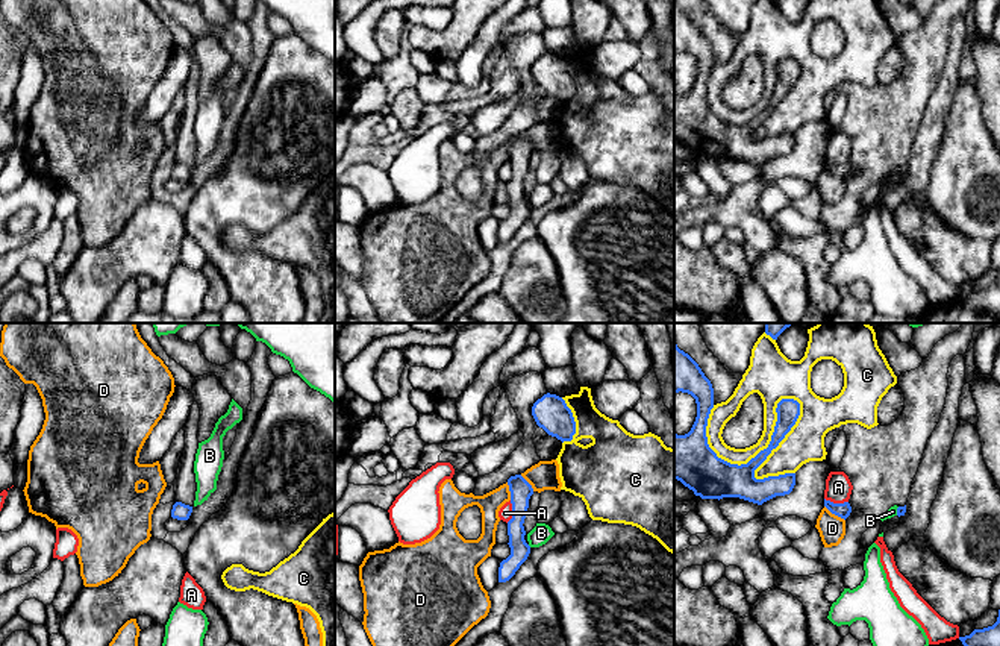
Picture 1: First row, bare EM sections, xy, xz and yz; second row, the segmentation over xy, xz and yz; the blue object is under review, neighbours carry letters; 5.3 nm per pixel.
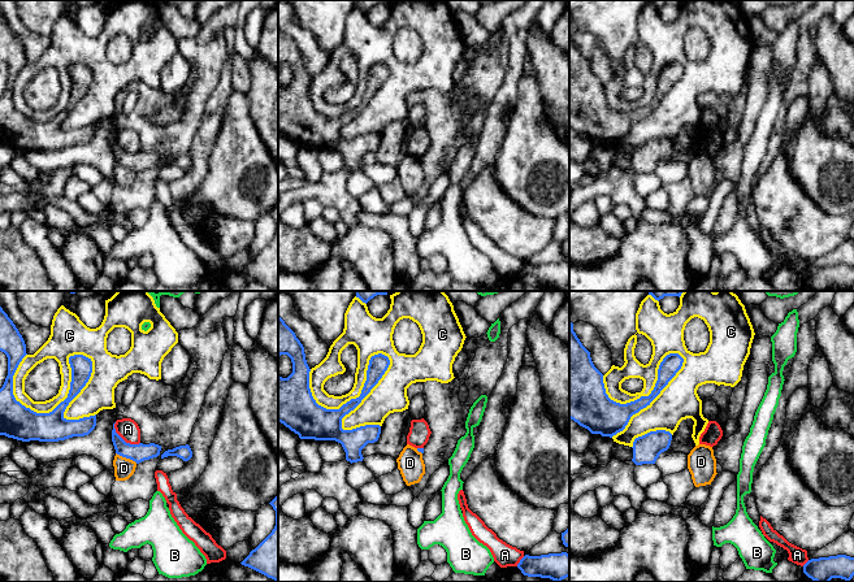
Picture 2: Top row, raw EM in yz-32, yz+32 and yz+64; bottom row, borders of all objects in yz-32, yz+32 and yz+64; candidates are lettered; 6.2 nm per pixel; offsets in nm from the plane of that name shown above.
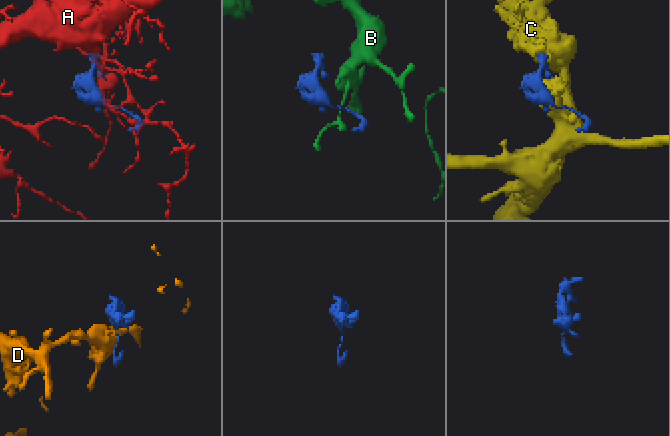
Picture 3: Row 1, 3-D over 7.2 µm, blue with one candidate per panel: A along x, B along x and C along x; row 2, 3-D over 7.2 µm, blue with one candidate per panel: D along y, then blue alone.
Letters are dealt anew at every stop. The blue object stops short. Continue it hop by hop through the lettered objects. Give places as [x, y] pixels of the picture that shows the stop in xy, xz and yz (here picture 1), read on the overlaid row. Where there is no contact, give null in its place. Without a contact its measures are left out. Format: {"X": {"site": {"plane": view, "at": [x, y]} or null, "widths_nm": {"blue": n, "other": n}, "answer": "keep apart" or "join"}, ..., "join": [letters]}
{"A": {"site": {"plane": "yz", "at": [837, 504]}, "widths_nm": {"blue": 80, "other": 140}, "answer": "keep apart"}, "B": {"site": {"plane": "yz", "at": [897, 511]}, "widths_nm": {"blue": 50, "other": 50}, "answer": "keep apart"}, "C": {"site": {"plane": "yz", "at": [776, 408]}, "widths_nm": {"blue": 130, "other": 240}, "answer": "keep apart"}, "D": {"site": {"plane": "yz", "at": [835, 514]}, "widths_nm": {"blue": 80, "other": 140}, "answer": "keep apart"}, "join": []}

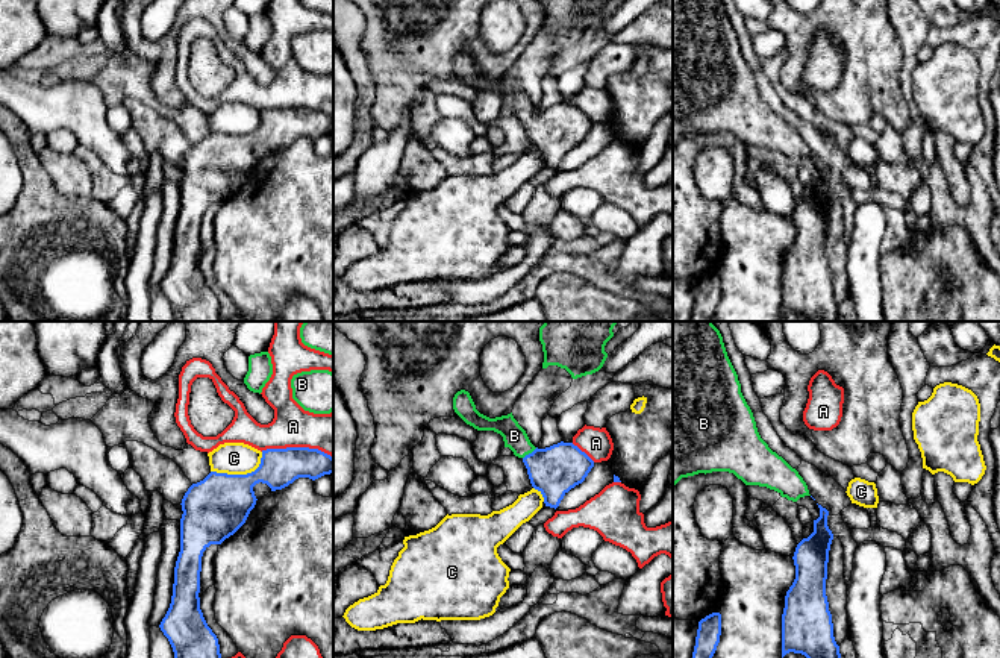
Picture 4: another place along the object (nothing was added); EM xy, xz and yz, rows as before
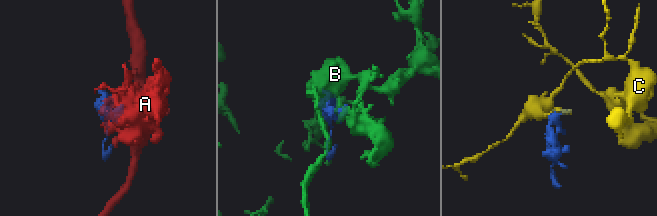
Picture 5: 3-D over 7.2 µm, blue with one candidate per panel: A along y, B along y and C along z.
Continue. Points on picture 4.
{"A": {"site": {"plane": "xy", "at": [297, 448]}, "widths_nm": {"blue": 200, "other": 220}, "answer": "keep apart"}, "B": {"site": {"plane": "xz", "at": [529, 454]}, "widths_nm": {"blue": 260, "other": 120}, "answer": "join"}, "C": {"site": {"plane": "xy", "at": [241, 475]}, "widths_nm": {"blue": 320, "other": 180}, "answer": "keep apart"}, "join": ["B"]}

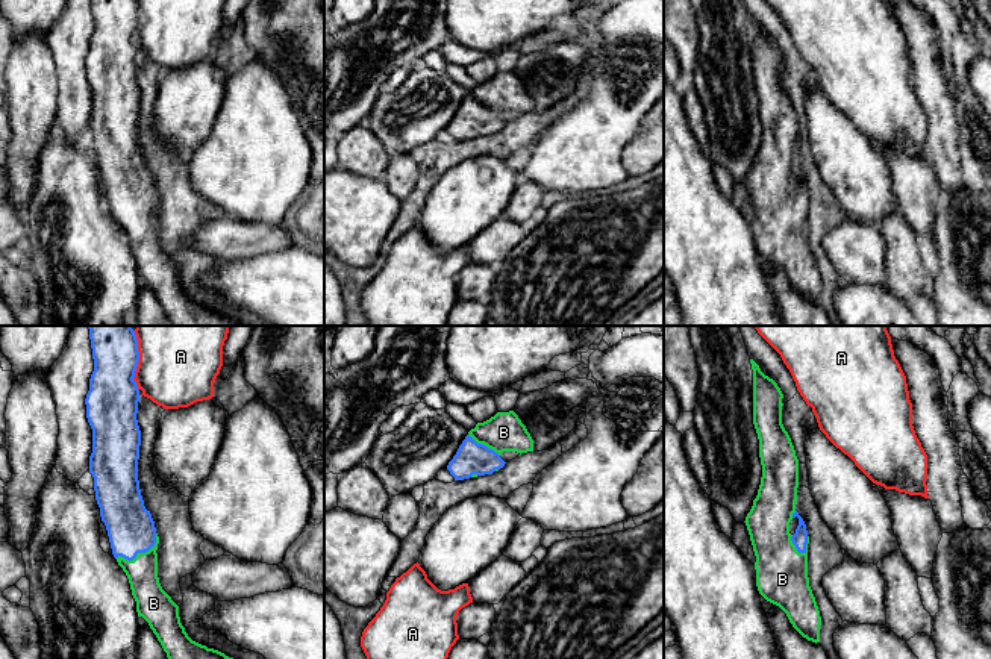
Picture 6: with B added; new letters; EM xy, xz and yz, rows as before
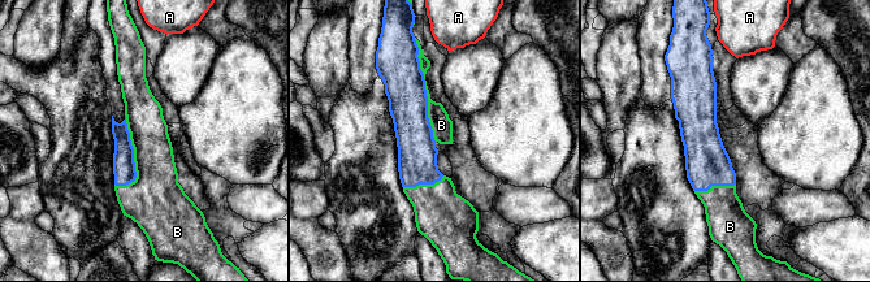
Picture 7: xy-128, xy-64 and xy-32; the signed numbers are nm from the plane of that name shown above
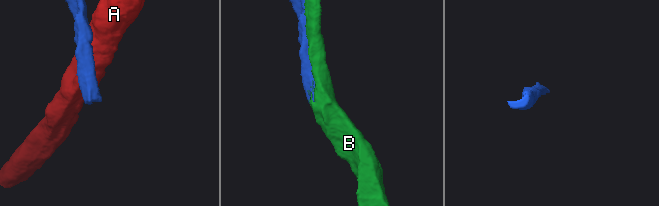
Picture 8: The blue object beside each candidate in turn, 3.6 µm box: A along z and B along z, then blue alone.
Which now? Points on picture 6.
{"A": {"site": {"plane": "xy", "at": [138, 359]}, "widths_nm": {"blue": 280, "other": 460}, "answer": "keep apart"}, "B": {"site": {"plane": "xy", "at": [140, 552]}, "widths_nm": {"blue": 260, "other": 160}, "answer": "join"}, "join": ["B"]}

